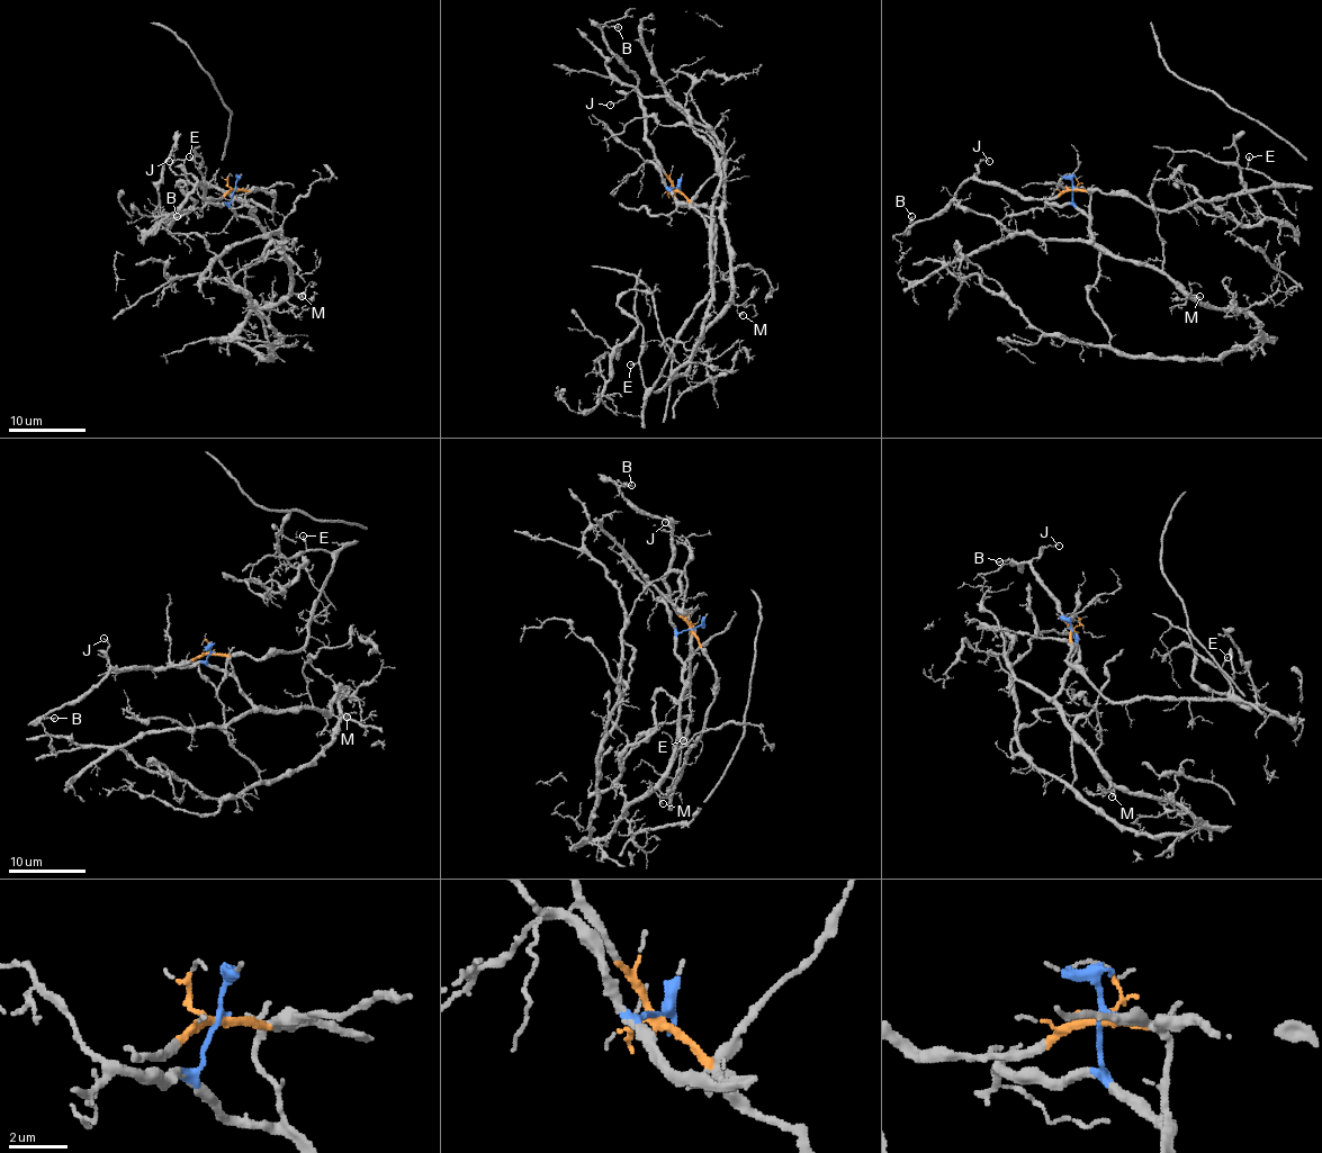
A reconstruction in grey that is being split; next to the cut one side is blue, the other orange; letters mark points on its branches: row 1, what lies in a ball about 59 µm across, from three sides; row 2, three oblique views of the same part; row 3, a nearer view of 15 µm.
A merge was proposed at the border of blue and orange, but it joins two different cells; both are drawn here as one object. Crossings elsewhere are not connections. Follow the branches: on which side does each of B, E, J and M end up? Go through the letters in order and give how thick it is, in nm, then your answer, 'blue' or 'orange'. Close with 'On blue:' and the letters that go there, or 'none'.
B: calibre 140 nm; orange
E: calibre 140 nm; orange
J: calibre 90 nm; orange
M: calibre 140 nm; blue
On blue: M

